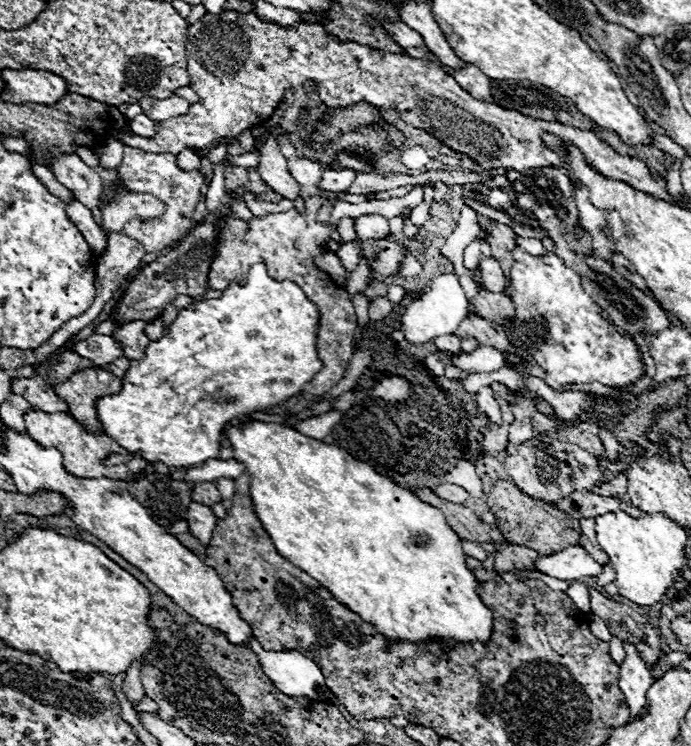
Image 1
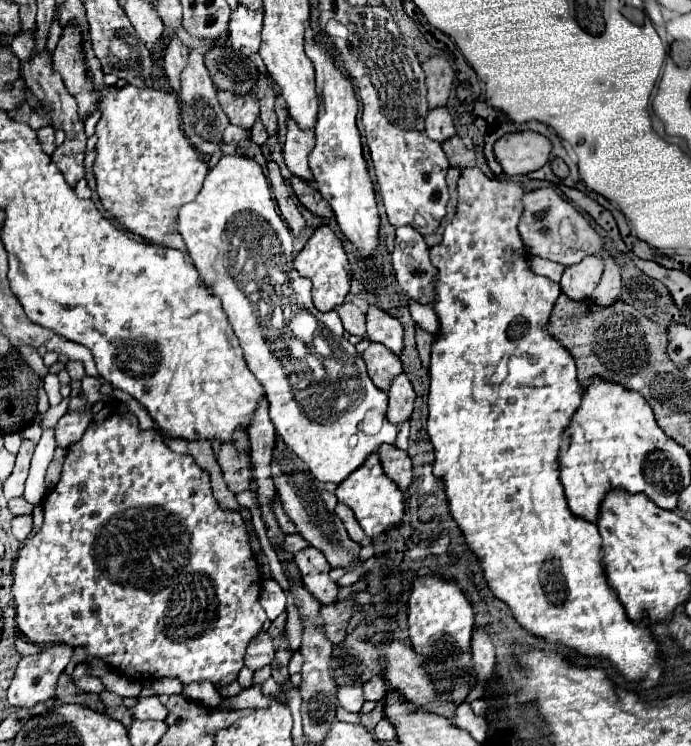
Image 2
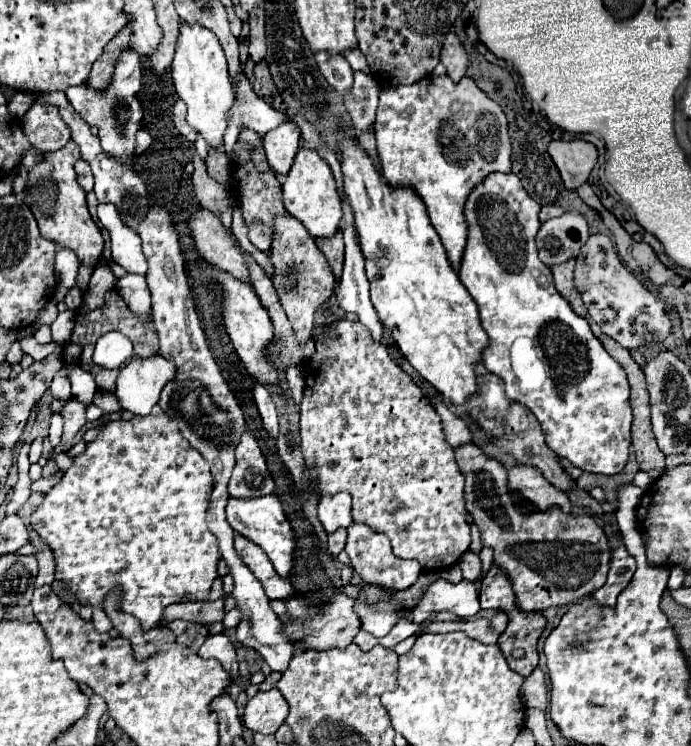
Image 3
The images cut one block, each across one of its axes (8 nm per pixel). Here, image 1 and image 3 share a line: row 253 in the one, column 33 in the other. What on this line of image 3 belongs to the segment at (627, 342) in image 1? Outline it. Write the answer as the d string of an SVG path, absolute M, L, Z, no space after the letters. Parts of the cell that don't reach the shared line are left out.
M154 406L148 416L134 416L132 420L112 420L112 422L108 422L102 428L102 432L92 442L86 444L86 452L74 458L74 466L62 476L62 480L46 494L40 508L30 516L30 524L48 542L48 546L54 552L56 578L66 582L70 586L70 590L80 596L82 602L90 602L92 606L102 606L104 594L110 592L114 586L122 586L122 590L124 590L124 598L120 602L122 612L128 612L134 618L138 618L140 624L142 624L142 630L150 630L160 622L160 608L178 602L178 598L184 596L184 594L194 596L198 602L208 600L210 586L218 578L218 572L216 572L216 564L220 560L218 540L206 528L206 508L208 508L210 490L212 490L212 476L210 476L208 462L202 458L202 454L198 450L194 450L188 444L188 440L182 438L176 422L170 420L158 406Z

